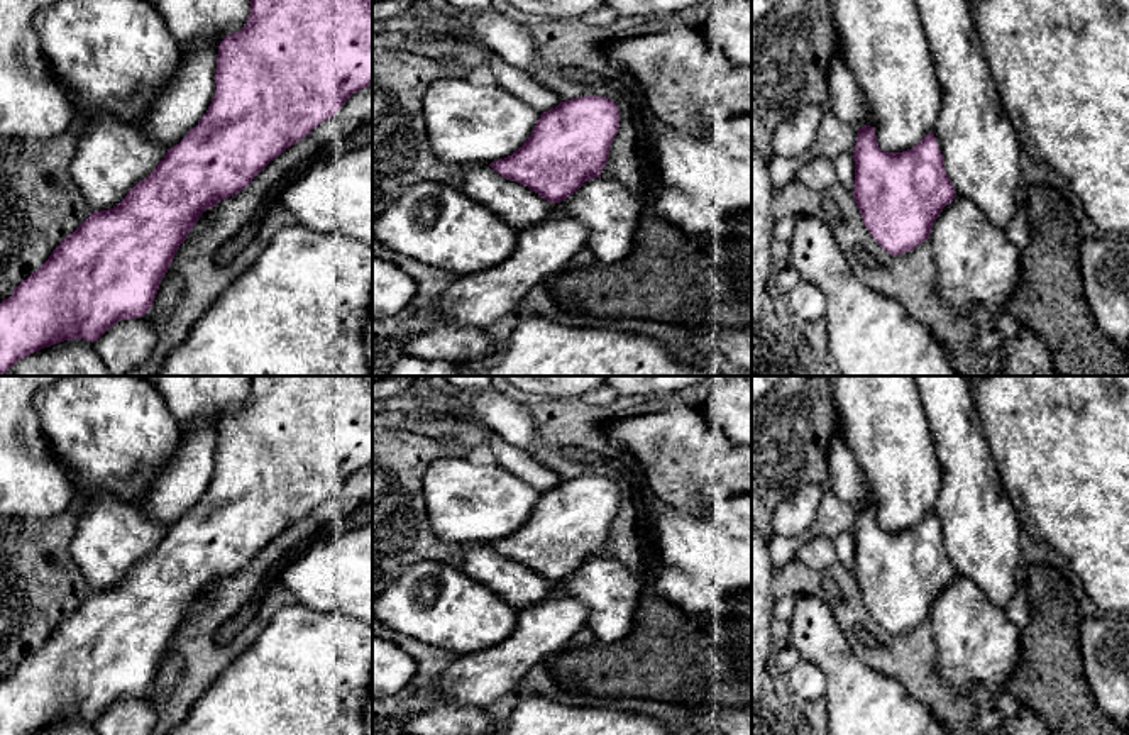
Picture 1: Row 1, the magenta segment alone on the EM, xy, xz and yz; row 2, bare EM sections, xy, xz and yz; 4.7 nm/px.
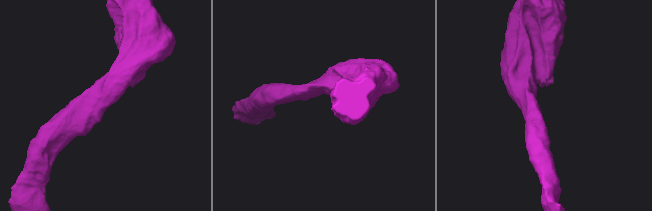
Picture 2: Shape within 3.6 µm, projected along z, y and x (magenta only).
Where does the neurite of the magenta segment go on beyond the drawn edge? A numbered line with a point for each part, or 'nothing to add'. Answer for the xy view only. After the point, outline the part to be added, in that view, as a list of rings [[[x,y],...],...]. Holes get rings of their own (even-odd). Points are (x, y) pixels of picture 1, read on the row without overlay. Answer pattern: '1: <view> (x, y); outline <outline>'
nothing to add

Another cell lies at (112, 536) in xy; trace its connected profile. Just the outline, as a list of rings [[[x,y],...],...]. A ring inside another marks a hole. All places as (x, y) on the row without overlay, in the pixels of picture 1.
[[[63,376],[34,400],[41,427],[74,488],[76,533],[69,552],[95,591],[117,586],[164,539],[168,528],[135,505],[173,459],[178,422],[159,390],[140,376]]]

